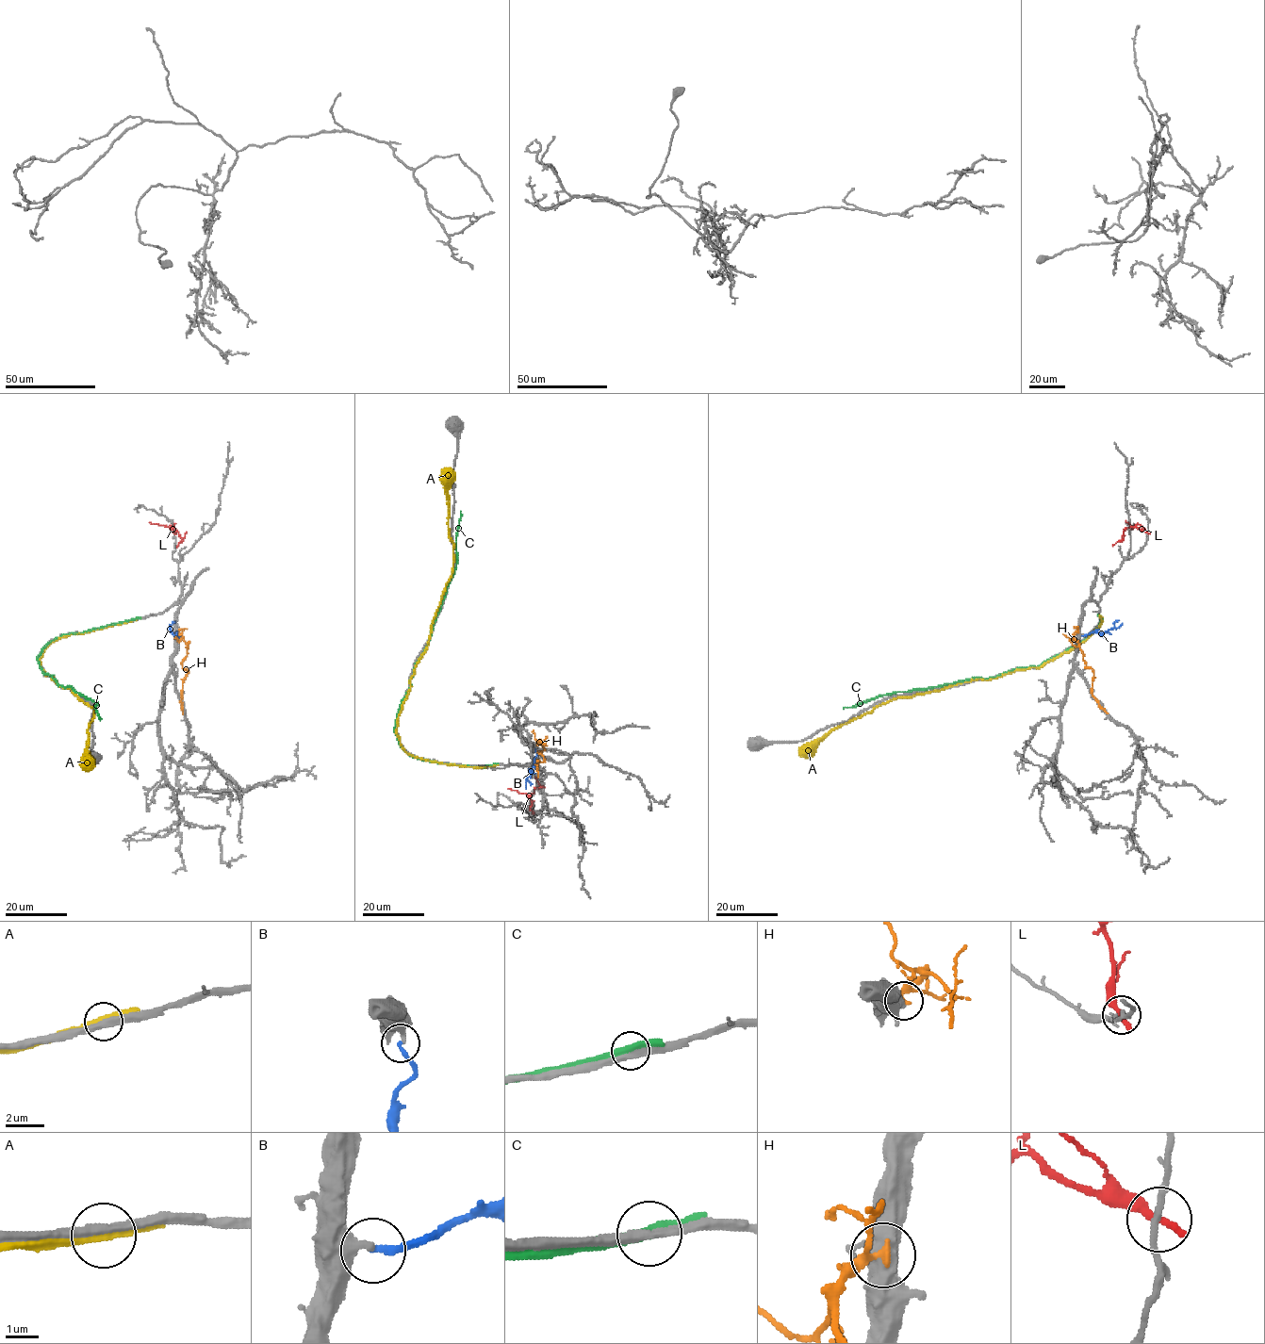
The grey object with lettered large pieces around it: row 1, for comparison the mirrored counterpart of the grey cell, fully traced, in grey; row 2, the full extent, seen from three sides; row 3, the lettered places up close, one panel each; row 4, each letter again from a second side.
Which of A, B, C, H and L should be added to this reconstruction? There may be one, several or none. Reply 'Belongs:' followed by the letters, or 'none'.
Belongs: B

